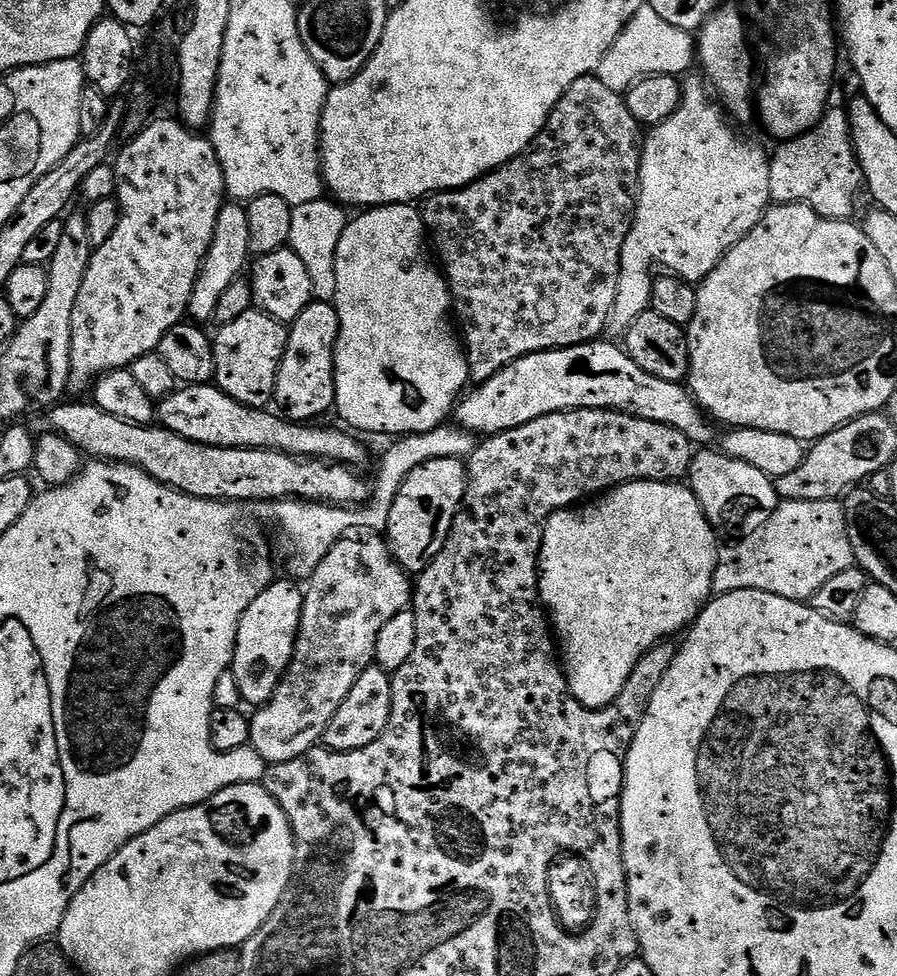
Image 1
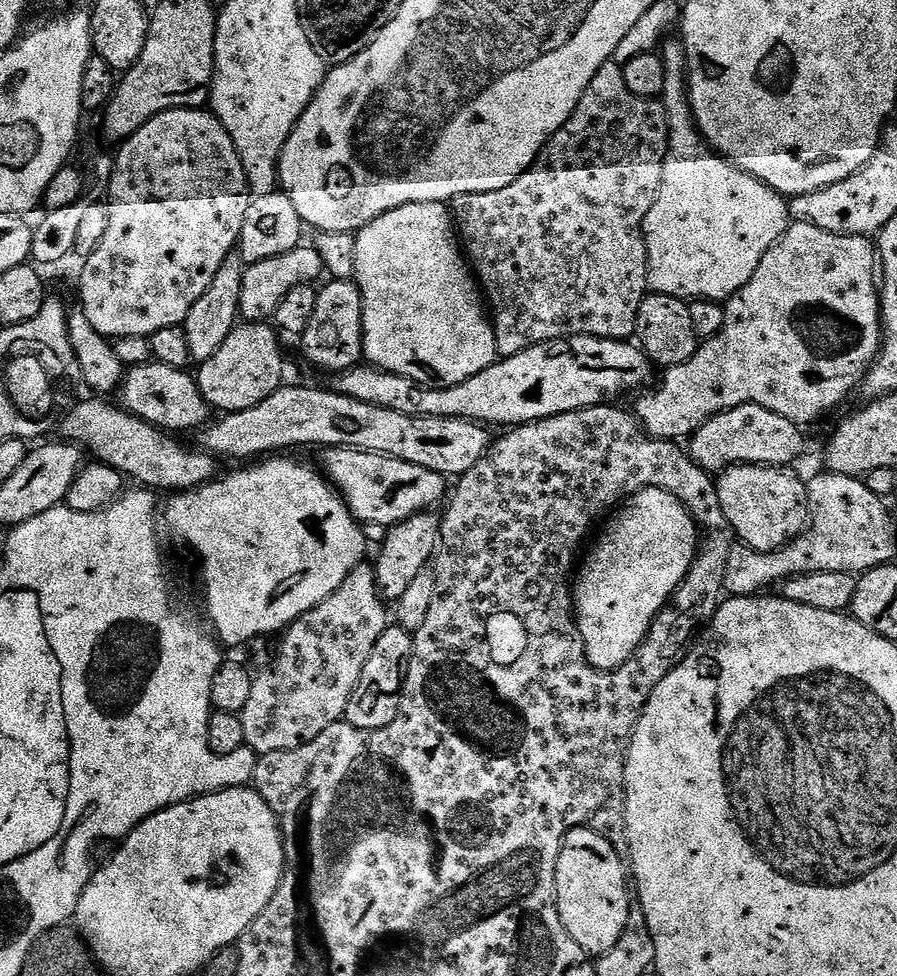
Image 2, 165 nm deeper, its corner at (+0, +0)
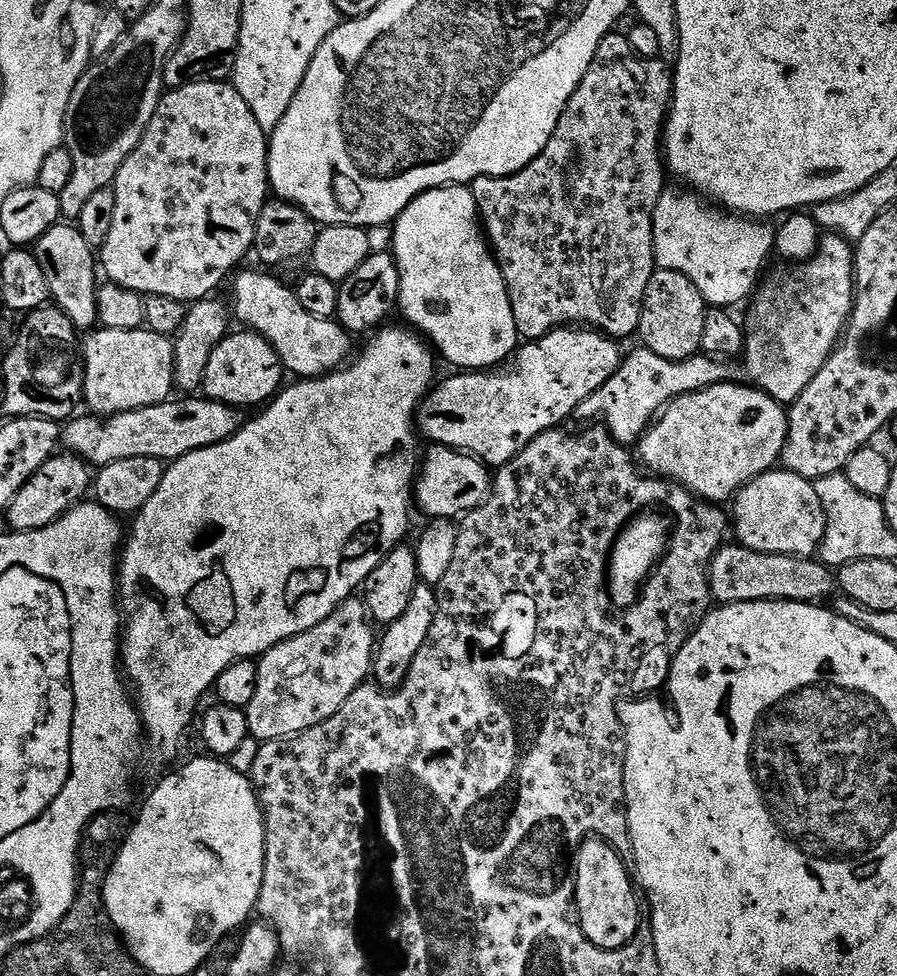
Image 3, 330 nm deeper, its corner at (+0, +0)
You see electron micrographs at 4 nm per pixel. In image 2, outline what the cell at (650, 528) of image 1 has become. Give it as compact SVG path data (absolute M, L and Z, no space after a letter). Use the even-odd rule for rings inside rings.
M643 488L641 492L635 492L627 503L615 513L615 516L616 521L601 534L600 541L596 544L596 549L588 556L588 561L586 561L586 556L582 567L579 569L578 579L574 584L576 619L580 625L580 633L584 639L584 649L588 655L588 661L592 663L592 667L601 670L615 670L623 666L624 663L636 653L636 647L644 641L646 634L652 629L652 624L656 621L656 616L665 605L671 601L672 595L676 592L676 588L684 580L690 570L690 566L696 557L696 549L698 547L698 525L696 521L693 520L691 512L685 508L682 501L680 501L678 497L673 496L667 488Z

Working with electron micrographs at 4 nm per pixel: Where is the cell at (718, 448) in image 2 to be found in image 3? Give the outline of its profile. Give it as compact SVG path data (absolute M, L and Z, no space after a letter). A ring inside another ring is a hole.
M728 383L711 384L709 388L669 400L638 441L639 463L649 473L680 484L693 496L705 502L731 501L754 477L773 471L777 467L788 433L788 413L785 405L755 387L743 388L740 384Z

